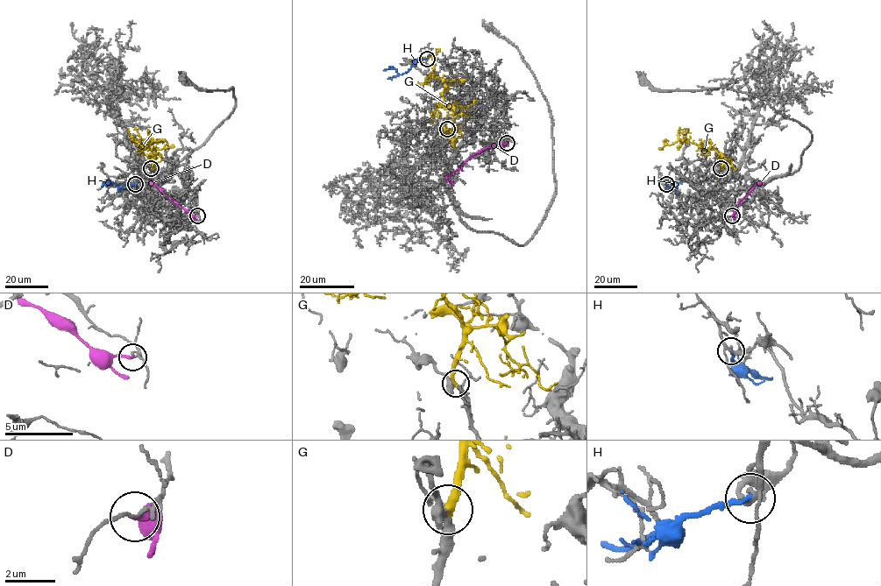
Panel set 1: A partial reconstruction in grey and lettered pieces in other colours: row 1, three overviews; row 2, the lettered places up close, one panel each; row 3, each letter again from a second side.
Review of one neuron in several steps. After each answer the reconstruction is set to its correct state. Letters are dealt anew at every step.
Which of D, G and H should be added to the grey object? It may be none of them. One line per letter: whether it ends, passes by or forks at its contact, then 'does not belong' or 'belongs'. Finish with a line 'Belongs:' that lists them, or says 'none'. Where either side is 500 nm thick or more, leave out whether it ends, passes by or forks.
D: it ends | does not belong
G: it ends | belongs
H: it ends | does not belong
Belongs: G

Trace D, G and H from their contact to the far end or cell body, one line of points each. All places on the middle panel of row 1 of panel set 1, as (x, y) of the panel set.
D: (507, 143), (492, 144), (474, 153), (450, 176), (448, 180), (453, 184)
G: (447, 129), (453, 126), (453, 119), (442, 102), (444, 81), (434, 74), (435, 60), (429, 57), (422, 61)
H: (427, 59), (419, 59), (405, 74), (400, 74), (395, 69), (384, 70)

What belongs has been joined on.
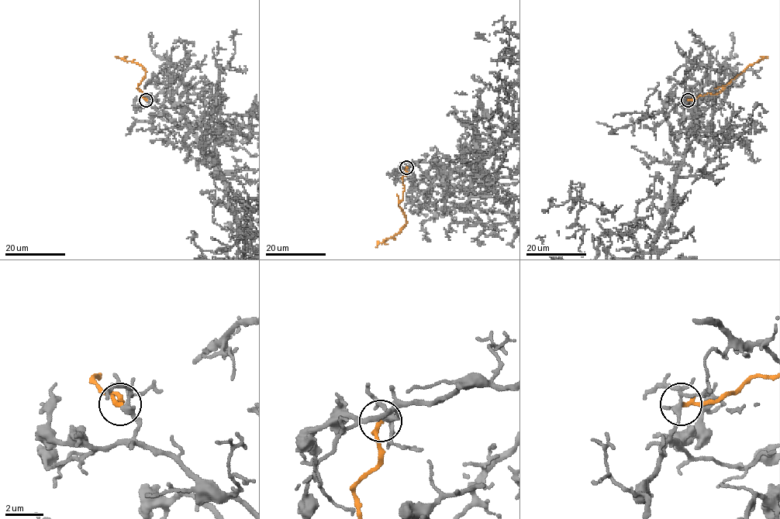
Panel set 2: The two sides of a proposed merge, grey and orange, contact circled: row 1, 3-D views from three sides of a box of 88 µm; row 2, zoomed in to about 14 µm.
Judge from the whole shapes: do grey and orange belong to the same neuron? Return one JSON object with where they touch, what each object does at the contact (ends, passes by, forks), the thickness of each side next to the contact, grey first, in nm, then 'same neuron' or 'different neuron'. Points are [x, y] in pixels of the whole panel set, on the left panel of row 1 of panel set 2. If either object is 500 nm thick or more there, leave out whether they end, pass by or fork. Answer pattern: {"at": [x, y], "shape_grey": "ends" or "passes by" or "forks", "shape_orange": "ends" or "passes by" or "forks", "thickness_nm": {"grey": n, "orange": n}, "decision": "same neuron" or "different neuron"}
{"at": [146, 100], "shape_grey": "forks", "shape_orange": "ends", "thickness_nm": {"grey": 220, "orange": 240}, "decision": "different neuron"}

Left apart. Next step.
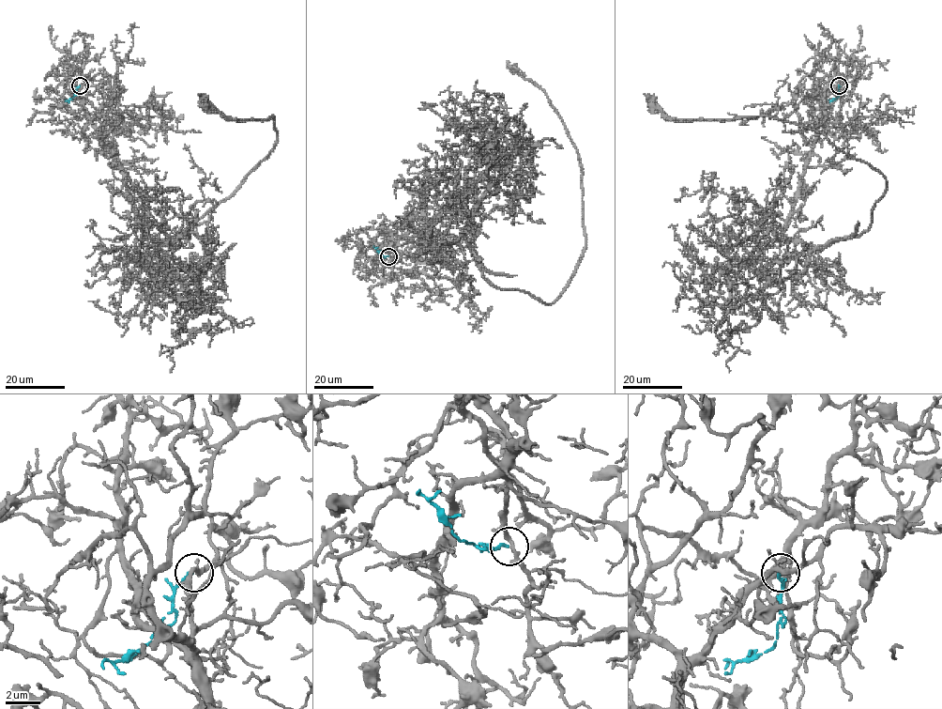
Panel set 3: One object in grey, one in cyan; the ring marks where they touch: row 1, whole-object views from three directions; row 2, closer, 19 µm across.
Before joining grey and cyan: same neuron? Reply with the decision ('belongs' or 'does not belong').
belongs

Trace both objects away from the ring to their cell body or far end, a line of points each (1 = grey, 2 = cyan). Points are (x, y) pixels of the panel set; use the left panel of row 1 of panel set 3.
1: (81, 85), (83, 110), (159, 247), (231, 194), (276, 142), (273, 116), (233, 120), (198, 93)
2: (80, 85), (65, 101)

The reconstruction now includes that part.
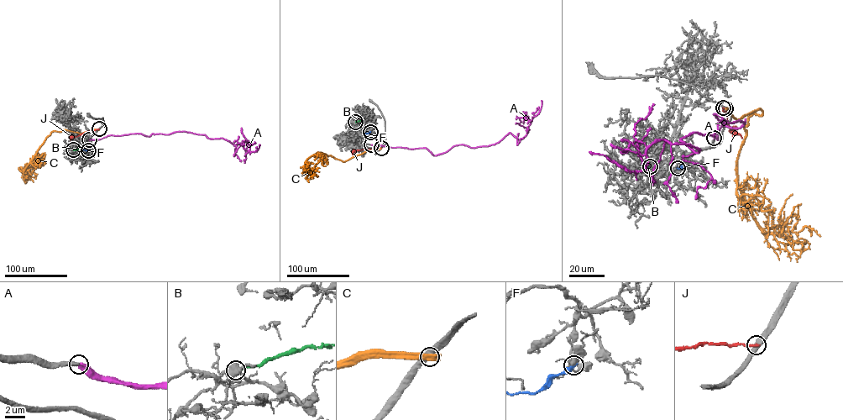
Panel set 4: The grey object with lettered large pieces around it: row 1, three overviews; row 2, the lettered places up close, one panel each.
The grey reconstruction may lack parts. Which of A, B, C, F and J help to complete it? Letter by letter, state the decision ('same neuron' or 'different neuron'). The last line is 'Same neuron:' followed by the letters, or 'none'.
A: same neuron
B: different neuron
C: different neuron
F: different neuron
J: different neuron
Same neuron: A

